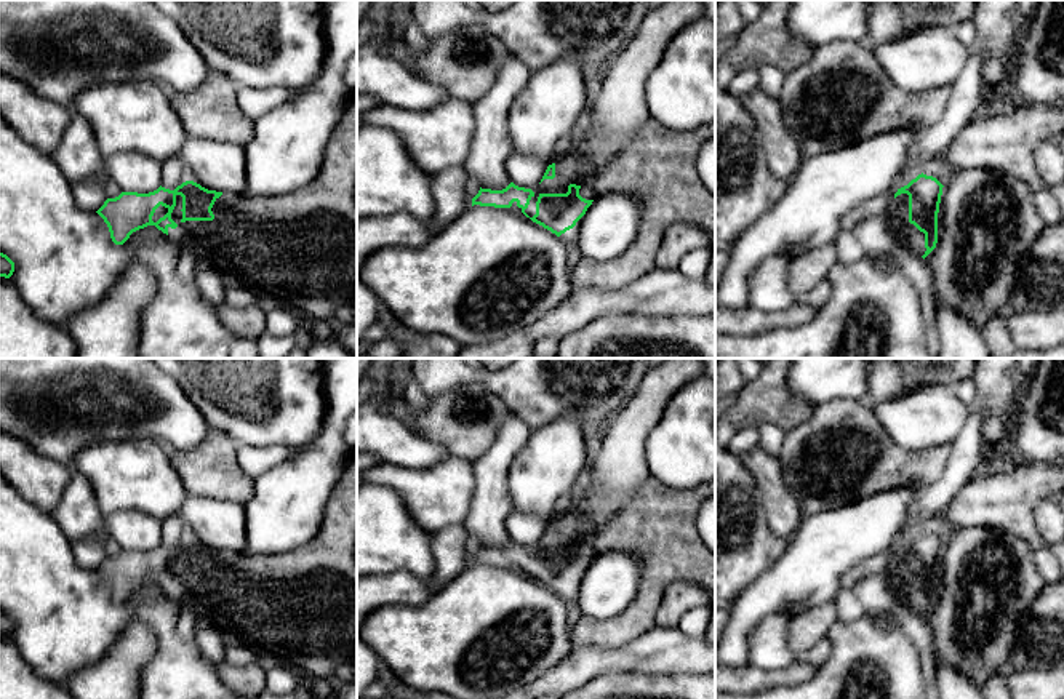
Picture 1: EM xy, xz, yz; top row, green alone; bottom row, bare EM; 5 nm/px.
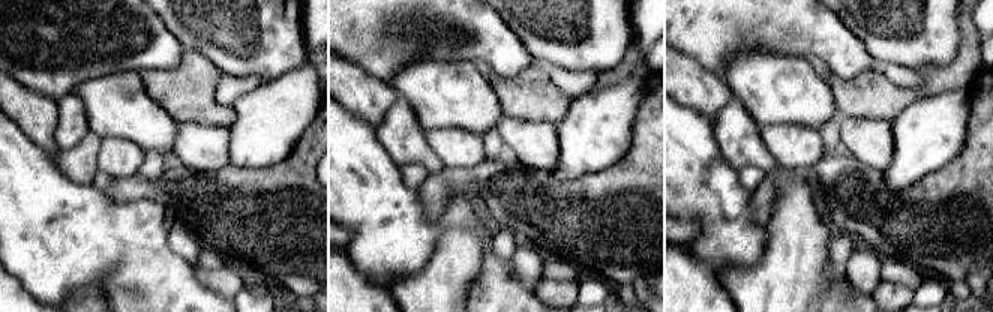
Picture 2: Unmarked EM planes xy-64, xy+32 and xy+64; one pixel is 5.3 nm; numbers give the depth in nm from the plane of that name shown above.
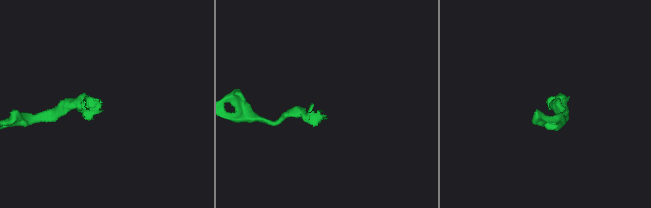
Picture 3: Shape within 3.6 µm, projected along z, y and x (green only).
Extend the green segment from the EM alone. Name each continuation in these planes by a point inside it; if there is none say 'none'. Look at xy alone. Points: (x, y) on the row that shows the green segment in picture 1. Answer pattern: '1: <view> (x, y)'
1: xy (301, 248)

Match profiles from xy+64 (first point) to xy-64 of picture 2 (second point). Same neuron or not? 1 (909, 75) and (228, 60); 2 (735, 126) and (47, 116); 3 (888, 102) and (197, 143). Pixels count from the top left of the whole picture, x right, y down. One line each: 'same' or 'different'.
1: different
2: different
3: different

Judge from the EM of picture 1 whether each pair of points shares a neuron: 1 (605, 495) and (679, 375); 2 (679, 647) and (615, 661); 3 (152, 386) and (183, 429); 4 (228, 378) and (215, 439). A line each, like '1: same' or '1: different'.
1: same
2: same
3: same
4: different

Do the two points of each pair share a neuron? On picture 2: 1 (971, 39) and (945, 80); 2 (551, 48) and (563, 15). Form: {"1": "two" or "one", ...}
{"1": "one", "2": "one"}

